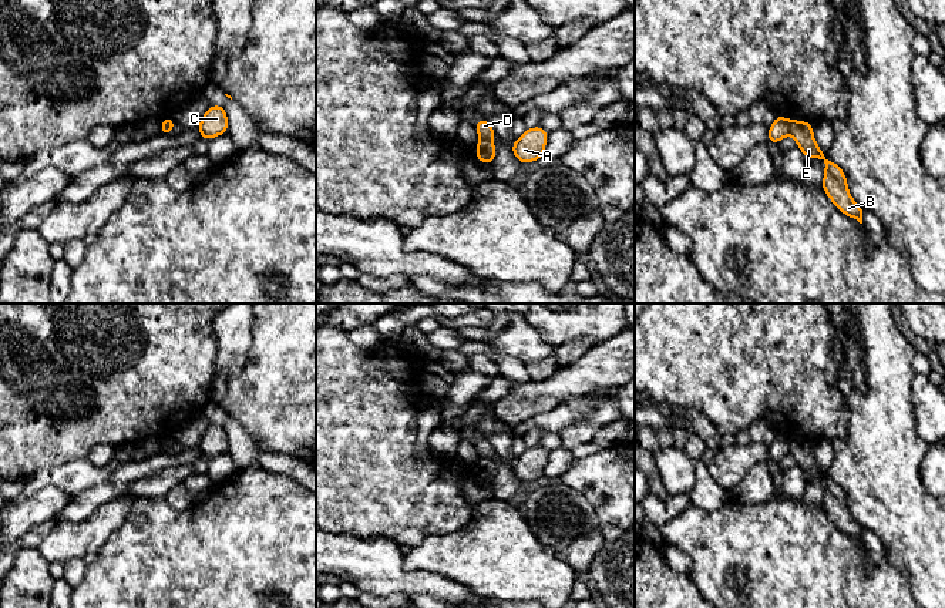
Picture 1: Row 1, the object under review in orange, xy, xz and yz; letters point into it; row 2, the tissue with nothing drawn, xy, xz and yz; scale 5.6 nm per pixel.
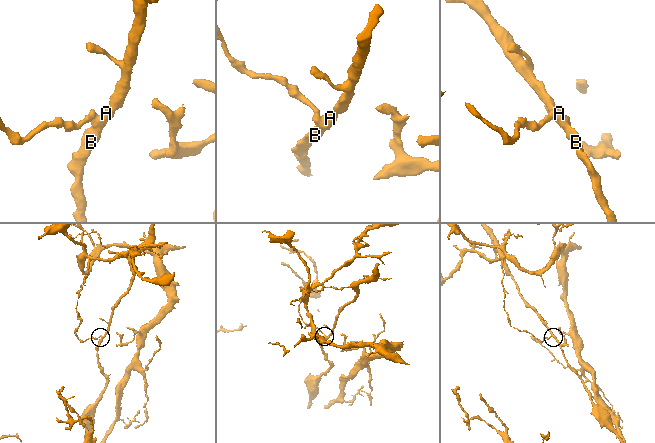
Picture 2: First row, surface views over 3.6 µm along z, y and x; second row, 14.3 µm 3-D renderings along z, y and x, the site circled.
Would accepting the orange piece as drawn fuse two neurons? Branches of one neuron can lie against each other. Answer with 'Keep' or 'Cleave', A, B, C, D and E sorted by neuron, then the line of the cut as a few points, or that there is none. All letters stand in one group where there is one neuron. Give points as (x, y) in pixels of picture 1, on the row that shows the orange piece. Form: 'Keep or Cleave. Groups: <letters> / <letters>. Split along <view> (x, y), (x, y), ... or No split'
Cleave. Groups: A B C E / D. Split along yz (790, 120), (787, 133)

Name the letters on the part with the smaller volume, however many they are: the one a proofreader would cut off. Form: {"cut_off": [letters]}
{"cut_off": ["A", "B", "C", "E"]}

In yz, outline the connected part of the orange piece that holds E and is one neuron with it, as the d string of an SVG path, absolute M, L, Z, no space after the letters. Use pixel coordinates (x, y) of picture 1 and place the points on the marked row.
M790 120L788 134L794 138L797 147L801 150L807 159L820 158L825 162L825 171L821 187L827 196L831 199L831 202L844 215L857 219L860 224L862 224L862 209L851 198L845 174L818 148L813 134L813 124L806 121Z

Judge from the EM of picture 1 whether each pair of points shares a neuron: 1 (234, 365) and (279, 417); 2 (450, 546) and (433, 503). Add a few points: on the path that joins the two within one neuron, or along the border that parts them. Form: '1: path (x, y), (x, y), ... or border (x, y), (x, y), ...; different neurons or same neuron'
1: border (252, 341), (244, 369), (229, 379); different neurons
2: border (473, 513), (463, 526), (429, 534), (414, 547); different neurons

